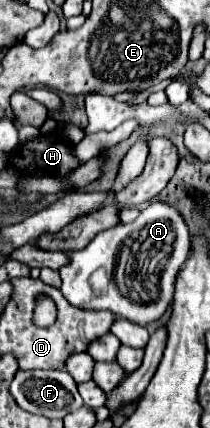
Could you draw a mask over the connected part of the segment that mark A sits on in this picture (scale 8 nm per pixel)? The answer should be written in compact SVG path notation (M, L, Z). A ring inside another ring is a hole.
M155 199L141 215L127 225L101 231L83 251L69 253L71 263L59 273L63 279L63 297L79 309L107 309L121 319L129 319L137 325L149 325L165 315L173 299L173 281L189 257L189 229L185 219L167 201ZM117 265L125 265L125 291L121 291L115 279ZM103 269L109 287L99 291L93 275Z

